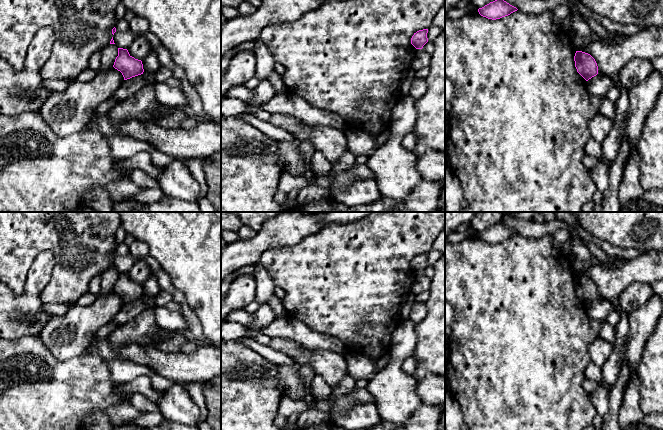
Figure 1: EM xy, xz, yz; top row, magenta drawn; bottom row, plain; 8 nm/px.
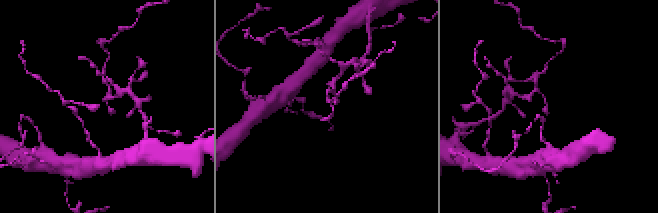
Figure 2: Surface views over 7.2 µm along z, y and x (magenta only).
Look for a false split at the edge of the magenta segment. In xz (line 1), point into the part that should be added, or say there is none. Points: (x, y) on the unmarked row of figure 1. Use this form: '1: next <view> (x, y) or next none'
1: next none

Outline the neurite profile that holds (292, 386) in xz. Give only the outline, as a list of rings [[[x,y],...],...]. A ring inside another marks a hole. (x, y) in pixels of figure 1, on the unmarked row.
[[[221,340],[221,430],[280,430],[273,424],[273,420],[278,414],[278,407],[282,397],[287,397],[294,401],[312,401],[311,386],[303,382],[299,375],[299,369],[298,365],[276,365],[239,340]]]

